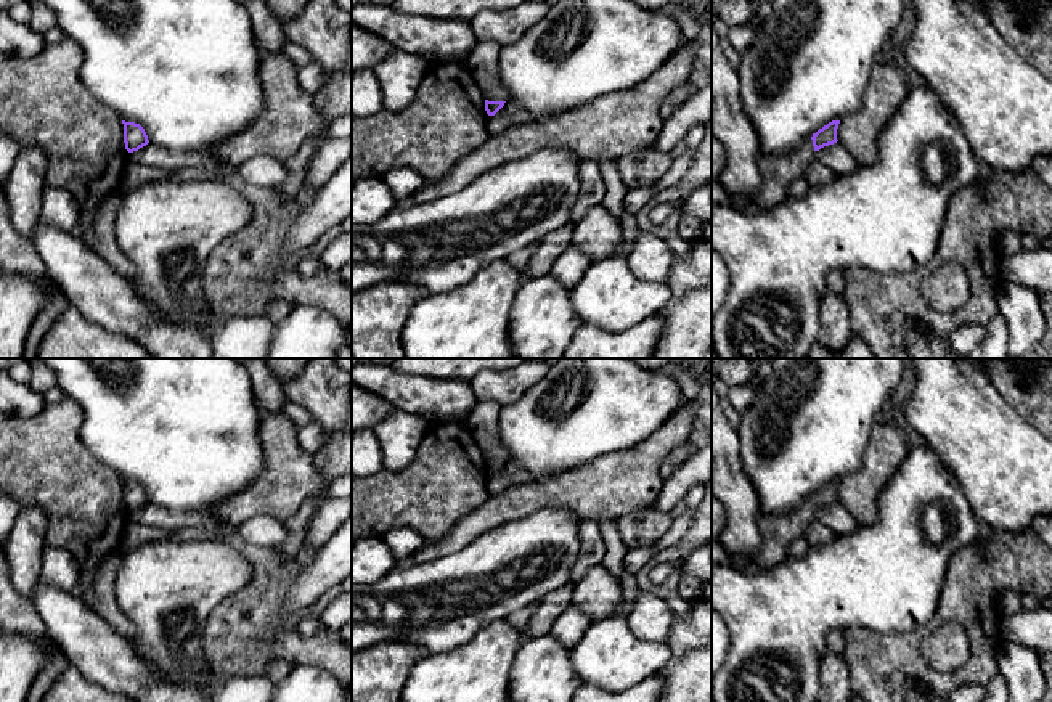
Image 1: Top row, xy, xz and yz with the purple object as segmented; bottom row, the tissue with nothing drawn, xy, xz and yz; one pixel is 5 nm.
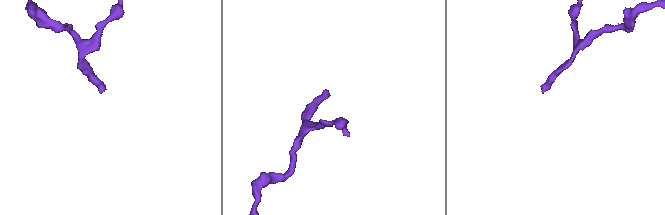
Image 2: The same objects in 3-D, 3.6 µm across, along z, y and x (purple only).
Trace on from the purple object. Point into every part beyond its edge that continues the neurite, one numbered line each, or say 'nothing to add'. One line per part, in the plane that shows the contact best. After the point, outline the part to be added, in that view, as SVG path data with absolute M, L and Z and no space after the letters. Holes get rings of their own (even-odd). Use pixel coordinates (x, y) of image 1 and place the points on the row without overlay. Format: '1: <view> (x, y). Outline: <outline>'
1: xz (484, 421). Outline: M479 402L466 419L466 427L488 461L509 461L509 453L499 437L499 403Z

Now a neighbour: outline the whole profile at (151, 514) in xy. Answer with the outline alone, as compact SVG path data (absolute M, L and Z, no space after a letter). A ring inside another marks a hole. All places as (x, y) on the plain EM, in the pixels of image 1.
M148 503L138 511L128 512L128 522L156 527L162 532L172 532L181 527L204 527L220 532L225 525L230 525L228 522L206 511L180 512L161 508L153 503Z

